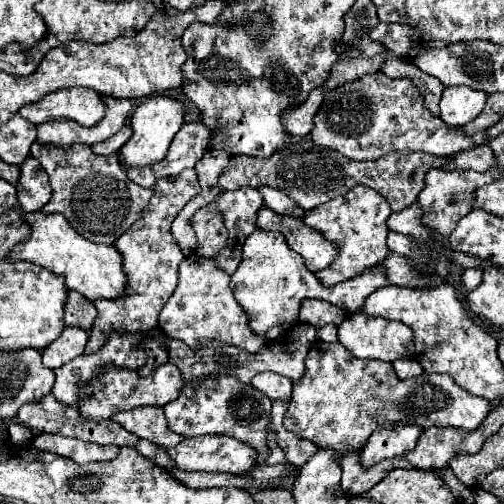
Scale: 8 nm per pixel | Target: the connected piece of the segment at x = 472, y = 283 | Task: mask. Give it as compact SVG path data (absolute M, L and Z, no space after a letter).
M467 269L465 273L463 273L463 283L465 283L465 289L469 291L469 289L475 289L479 283L481 283L481 279L483 279L483 273L477 269Z

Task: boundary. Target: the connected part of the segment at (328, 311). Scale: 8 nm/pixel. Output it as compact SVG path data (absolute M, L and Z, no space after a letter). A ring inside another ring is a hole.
M307 299L301 303L299 321L315 325L315 327L323 327L327 323L339 327L341 325L341 309L335 305L329 305L321 299Z

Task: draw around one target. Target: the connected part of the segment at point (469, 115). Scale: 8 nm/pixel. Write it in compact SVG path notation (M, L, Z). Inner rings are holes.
M463 85L445 87L441 95L441 103L439 103L441 119L453 127L465 125L481 113L485 101L487 101L487 95L481 91L475 91Z

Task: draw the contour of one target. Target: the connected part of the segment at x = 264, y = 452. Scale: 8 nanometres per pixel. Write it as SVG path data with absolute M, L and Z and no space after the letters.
M233 377L203 381L197 385L197 389L183 389L183 393L165 405L163 411L171 431L183 435L185 439L203 435L229 435L257 451L255 465L263 465L265 457L269 457L271 449L267 445L267 423L271 413L271 399L253 385L241 385L241 381L233 381Z

